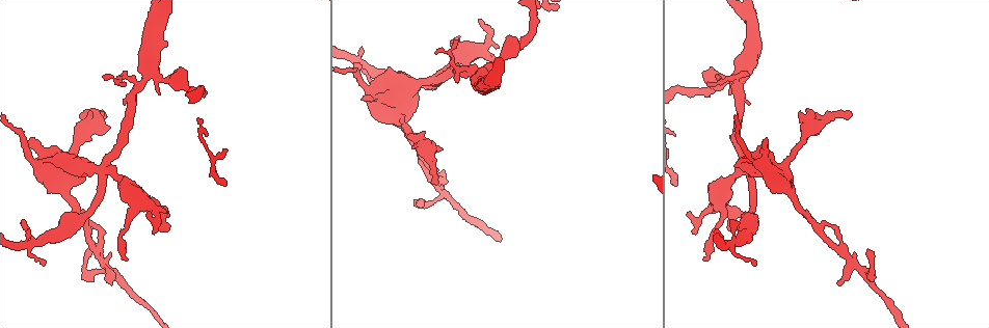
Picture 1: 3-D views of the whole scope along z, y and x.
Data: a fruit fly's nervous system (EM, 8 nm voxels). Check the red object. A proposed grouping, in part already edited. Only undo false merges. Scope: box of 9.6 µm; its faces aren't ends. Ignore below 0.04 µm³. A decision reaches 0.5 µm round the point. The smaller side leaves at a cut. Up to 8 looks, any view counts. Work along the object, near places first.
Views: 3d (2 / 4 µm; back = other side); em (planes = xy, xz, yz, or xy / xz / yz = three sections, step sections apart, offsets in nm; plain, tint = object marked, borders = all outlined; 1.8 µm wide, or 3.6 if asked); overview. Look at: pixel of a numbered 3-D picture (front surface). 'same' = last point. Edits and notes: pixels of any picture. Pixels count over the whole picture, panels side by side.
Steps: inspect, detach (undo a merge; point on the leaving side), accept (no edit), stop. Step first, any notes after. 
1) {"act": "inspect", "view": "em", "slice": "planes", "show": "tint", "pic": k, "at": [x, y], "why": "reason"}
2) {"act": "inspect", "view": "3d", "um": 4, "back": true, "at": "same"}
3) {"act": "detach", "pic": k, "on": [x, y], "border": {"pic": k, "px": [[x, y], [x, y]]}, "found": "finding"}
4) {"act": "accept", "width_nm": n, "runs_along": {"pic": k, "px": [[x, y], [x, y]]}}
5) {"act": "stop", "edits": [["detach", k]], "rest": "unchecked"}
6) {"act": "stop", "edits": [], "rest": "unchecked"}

{"act": "inspect", "view": "em", "slice": "yz", "step": 16, "show": "tint", "pic": 1, "at": [784, 185], "why": "three arms meet"}

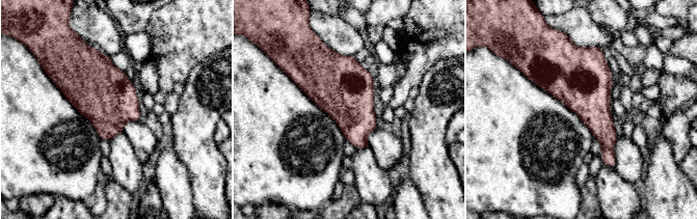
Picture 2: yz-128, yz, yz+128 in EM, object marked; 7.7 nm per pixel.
{"act": "inspect", "view": "em", "slice": "xz", "step": 8, "show": "tint", "at": "same"}

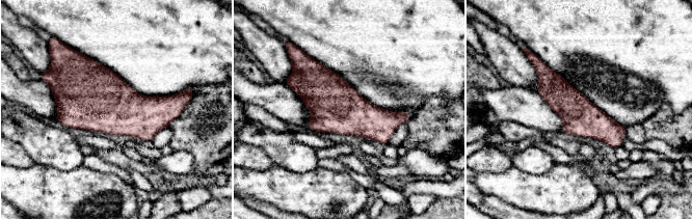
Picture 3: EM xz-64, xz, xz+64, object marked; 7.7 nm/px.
{"act": "accept", "runs_along": {"pic": 3, "px": [[541, 64], [546, 77], [618, 143]]}, "found": "one neuron here"}

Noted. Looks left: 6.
{"act": "inspect", "view": "em", "slice": "planes", "show": "tint", "pic": 1, "at": [49, 238], "why": "sudden change in width"}

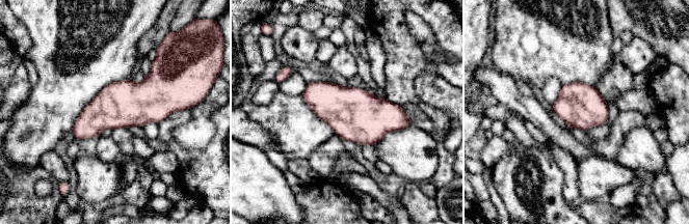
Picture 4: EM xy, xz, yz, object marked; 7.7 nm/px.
{"act": "accept", "found": "one neuron here"}

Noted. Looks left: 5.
{"act": "inspect", "view": "3d", "um": 4, "back": true, "pic": 1, "at": [104, 169], "why": "sharp bend"}

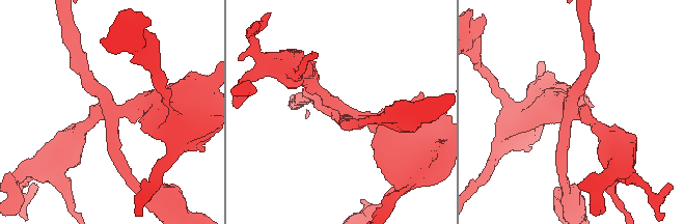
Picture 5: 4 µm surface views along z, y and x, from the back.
{"act": "inspect", "view": "em", "slice": "planes", "show": "tint", "pic": 5, "at": [576, 112]}

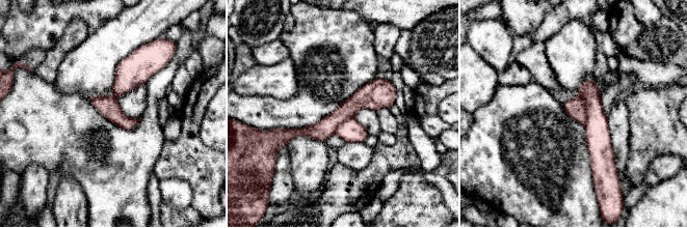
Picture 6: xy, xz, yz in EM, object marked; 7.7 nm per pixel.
{"act": "detach", "pic": 6, "on": [598, 136], "part_leaving": {"pic": 6, "px": [[587, 82], [597, 125], [595, 171]]}, "found": "two neurons meet here"}

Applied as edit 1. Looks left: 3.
{"act": "stop", "edits": [["detach", 6]], "rest": "unchecked"}

